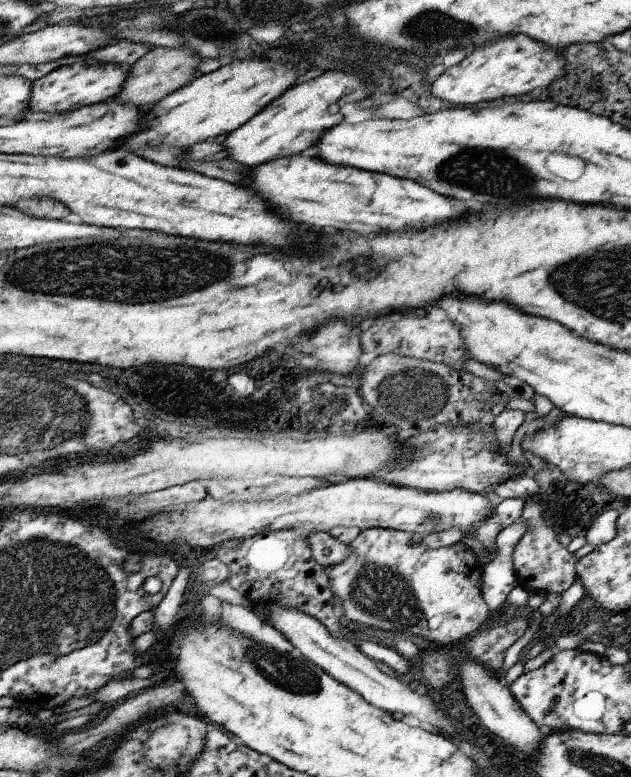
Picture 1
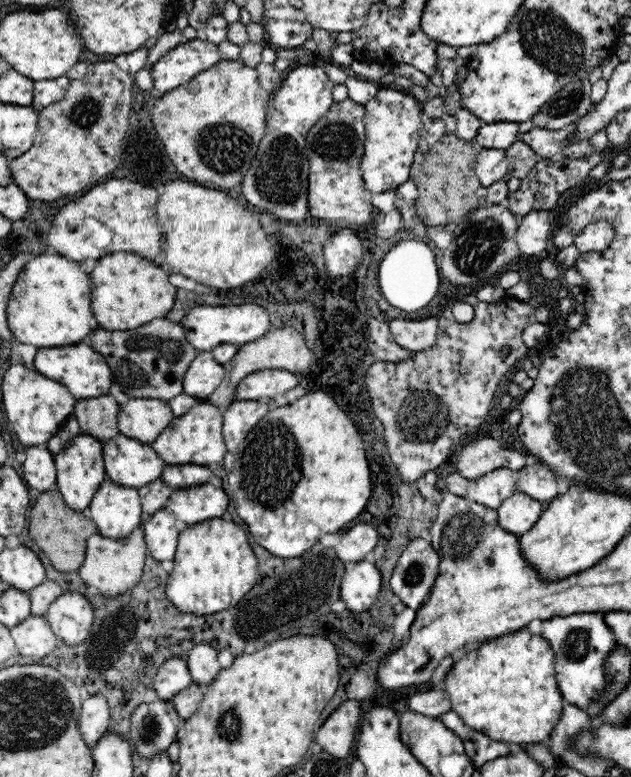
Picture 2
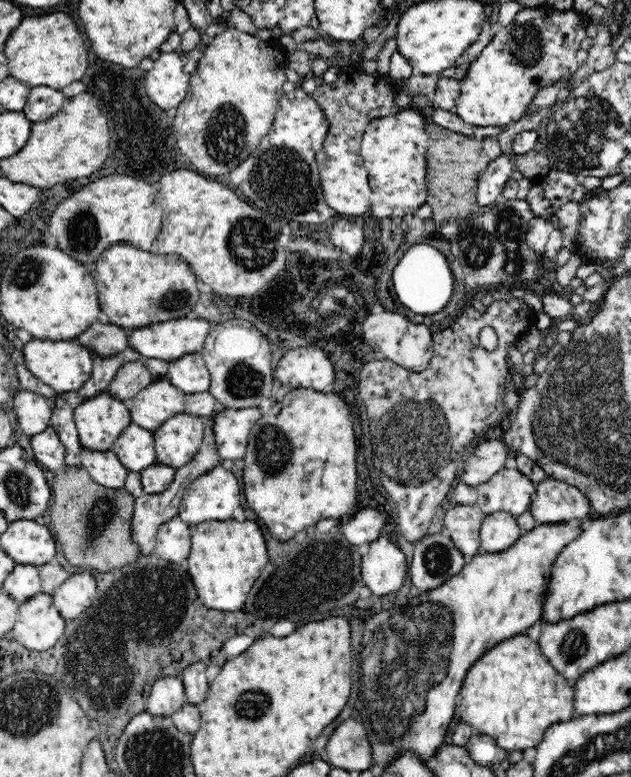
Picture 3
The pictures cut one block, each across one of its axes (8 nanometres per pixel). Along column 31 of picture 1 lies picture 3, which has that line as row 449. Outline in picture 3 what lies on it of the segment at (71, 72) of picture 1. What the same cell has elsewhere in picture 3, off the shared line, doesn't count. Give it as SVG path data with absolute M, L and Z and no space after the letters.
M106 392L86 400L74 414L81 449L92 452L113 451L113 444L131 424L123 402Z

